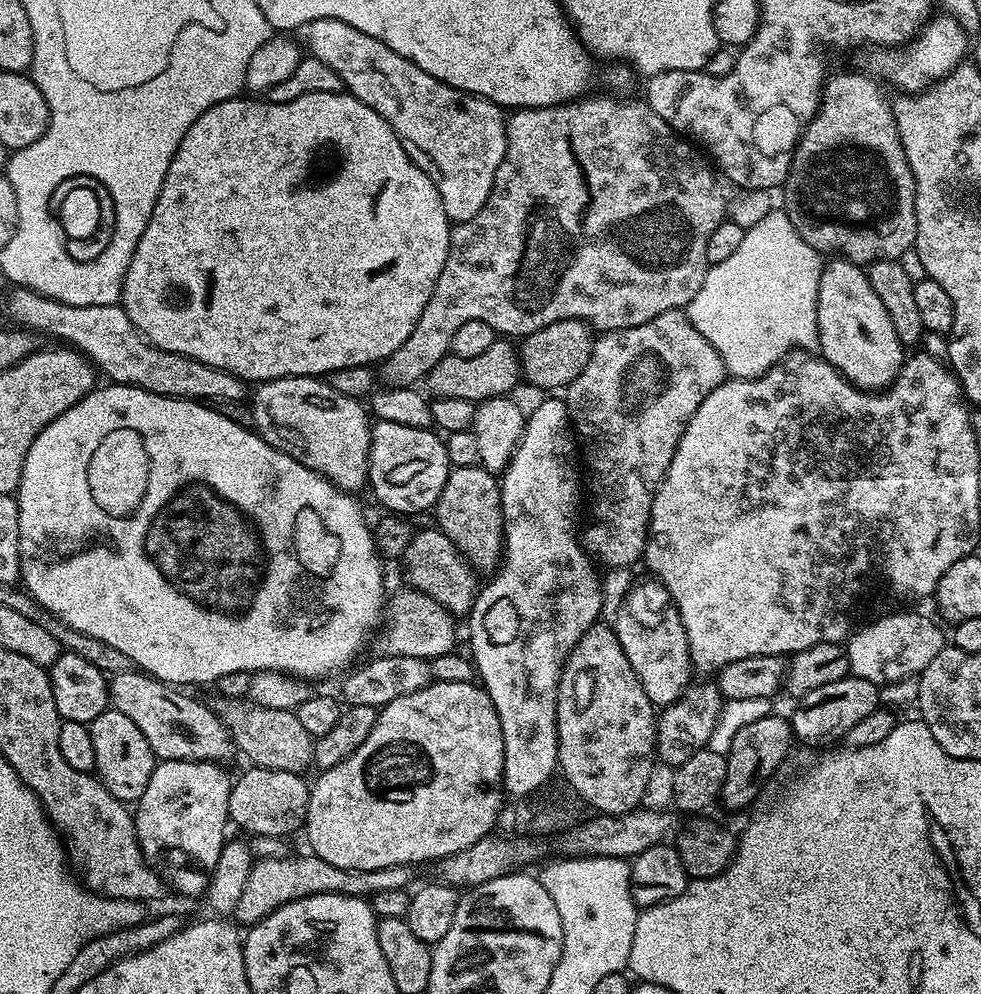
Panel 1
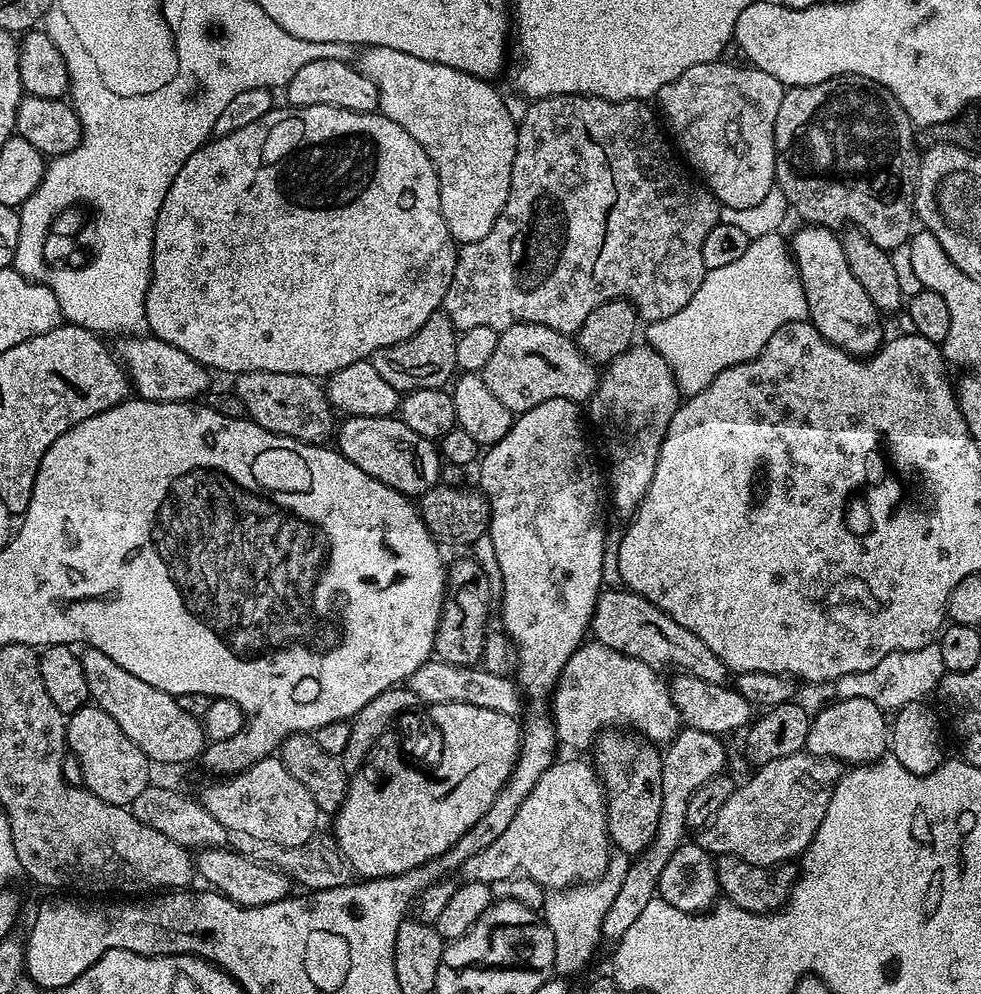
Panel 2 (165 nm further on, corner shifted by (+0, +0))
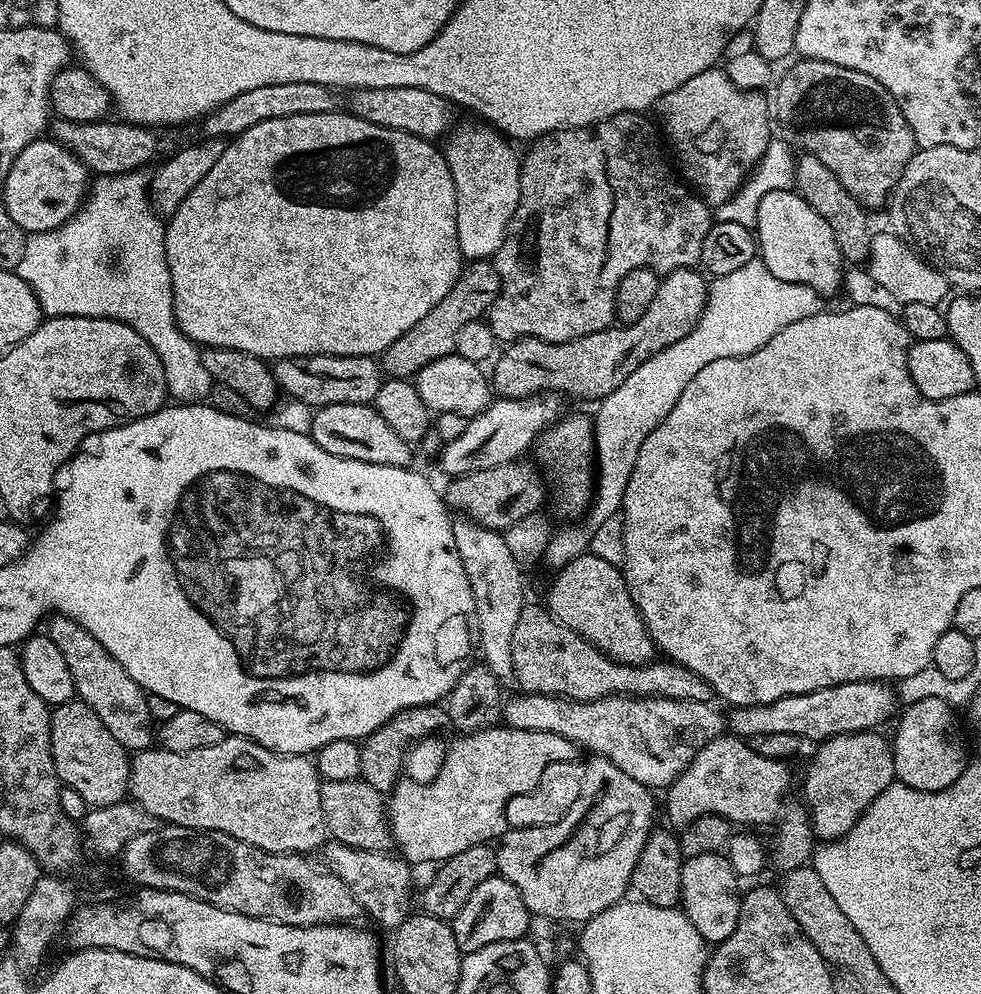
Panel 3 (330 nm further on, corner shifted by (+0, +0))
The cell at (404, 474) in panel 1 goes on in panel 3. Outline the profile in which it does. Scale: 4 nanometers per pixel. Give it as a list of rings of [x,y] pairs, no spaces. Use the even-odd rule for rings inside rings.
[[[331,404],[315,409],[311,415],[310,435],[315,444],[326,450],[326,454],[395,468],[406,468],[413,463],[413,445],[398,438],[396,431],[387,425],[372,404]]]

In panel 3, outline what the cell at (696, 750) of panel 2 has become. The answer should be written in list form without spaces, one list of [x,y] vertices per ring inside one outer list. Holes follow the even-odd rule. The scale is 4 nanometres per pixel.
[[[721,734],[694,754],[690,766],[686,766],[663,793],[663,815],[664,812],[668,815],[673,824],[669,825],[676,830],[682,830],[703,816],[721,816],[733,825],[740,824],[736,826],[768,824],[781,815],[784,799],[792,788],[792,772],[788,767],[785,761],[762,758],[747,739],[735,734]]]

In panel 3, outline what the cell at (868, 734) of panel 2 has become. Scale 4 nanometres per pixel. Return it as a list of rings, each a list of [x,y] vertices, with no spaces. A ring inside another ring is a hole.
[[[876,730],[838,734],[815,745],[816,753],[813,754],[812,761],[808,764],[808,773],[804,776],[803,803],[817,841],[827,842],[845,836],[858,822],[858,818],[862,818],[870,802],[874,802],[874,798],[878,798],[878,794],[882,794],[882,790],[886,790],[896,780],[891,743],[887,739],[883,740],[880,734]]]

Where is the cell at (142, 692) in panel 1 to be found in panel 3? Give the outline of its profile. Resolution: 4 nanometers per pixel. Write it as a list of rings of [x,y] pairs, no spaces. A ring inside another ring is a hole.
[[[53,615],[47,624],[46,635],[66,658],[66,666],[70,666],[76,696],[83,700],[86,706],[90,706],[90,710],[94,710],[98,718],[102,718],[102,726],[106,726],[106,730],[110,730],[110,734],[114,734],[114,738],[118,738],[118,742],[123,748],[127,748],[129,753],[135,754],[153,747],[152,708],[148,705],[149,697],[144,689],[138,686],[138,682],[134,682],[134,678],[130,678],[130,674],[126,674],[126,670],[118,666],[116,659],[105,650],[102,642],[98,642],[98,638],[91,636],[76,621]]]

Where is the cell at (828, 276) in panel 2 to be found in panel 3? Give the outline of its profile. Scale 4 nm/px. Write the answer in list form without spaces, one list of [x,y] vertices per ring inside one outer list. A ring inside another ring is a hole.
[[[788,189],[770,190],[758,202],[754,235],[758,241],[758,256],[764,261],[766,270],[782,282],[794,282],[810,286],[825,298],[841,291],[844,283],[846,262],[834,242],[834,233],[814,206],[800,197],[799,192]]]

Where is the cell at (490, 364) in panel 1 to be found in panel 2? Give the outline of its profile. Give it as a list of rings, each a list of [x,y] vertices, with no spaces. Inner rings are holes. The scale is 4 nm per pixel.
[[[515,324],[503,329],[498,338],[498,346],[494,350],[494,358],[486,362],[482,373],[486,382],[486,390],[509,408],[513,414],[526,410],[534,410],[534,406],[542,406],[542,402],[550,402],[550,398],[566,398],[577,402],[587,402],[596,393],[598,368],[581,352],[571,335],[554,330],[541,324]]]

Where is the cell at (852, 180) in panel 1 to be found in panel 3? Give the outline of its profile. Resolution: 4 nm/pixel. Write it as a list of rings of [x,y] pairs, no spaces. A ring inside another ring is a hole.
[[[803,58],[797,61],[774,84],[774,124],[775,127],[776,124],[780,127],[779,135],[793,149],[801,148],[801,153],[818,158],[818,162],[828,167],[836,175],[838,182],[842,182],[842,186],[846,186],[850,195],[864,205],[865,209],[883,209],[896,188],[898,178],[902,178],[902,170],[906,170],[910,158],[918,150],[916,135],[910,130],[898,102],[894,102],[890,90],[886,90],[882,82],[874,82],[870,74],[846,70],[846,66],[838,66],[834,62]]]

